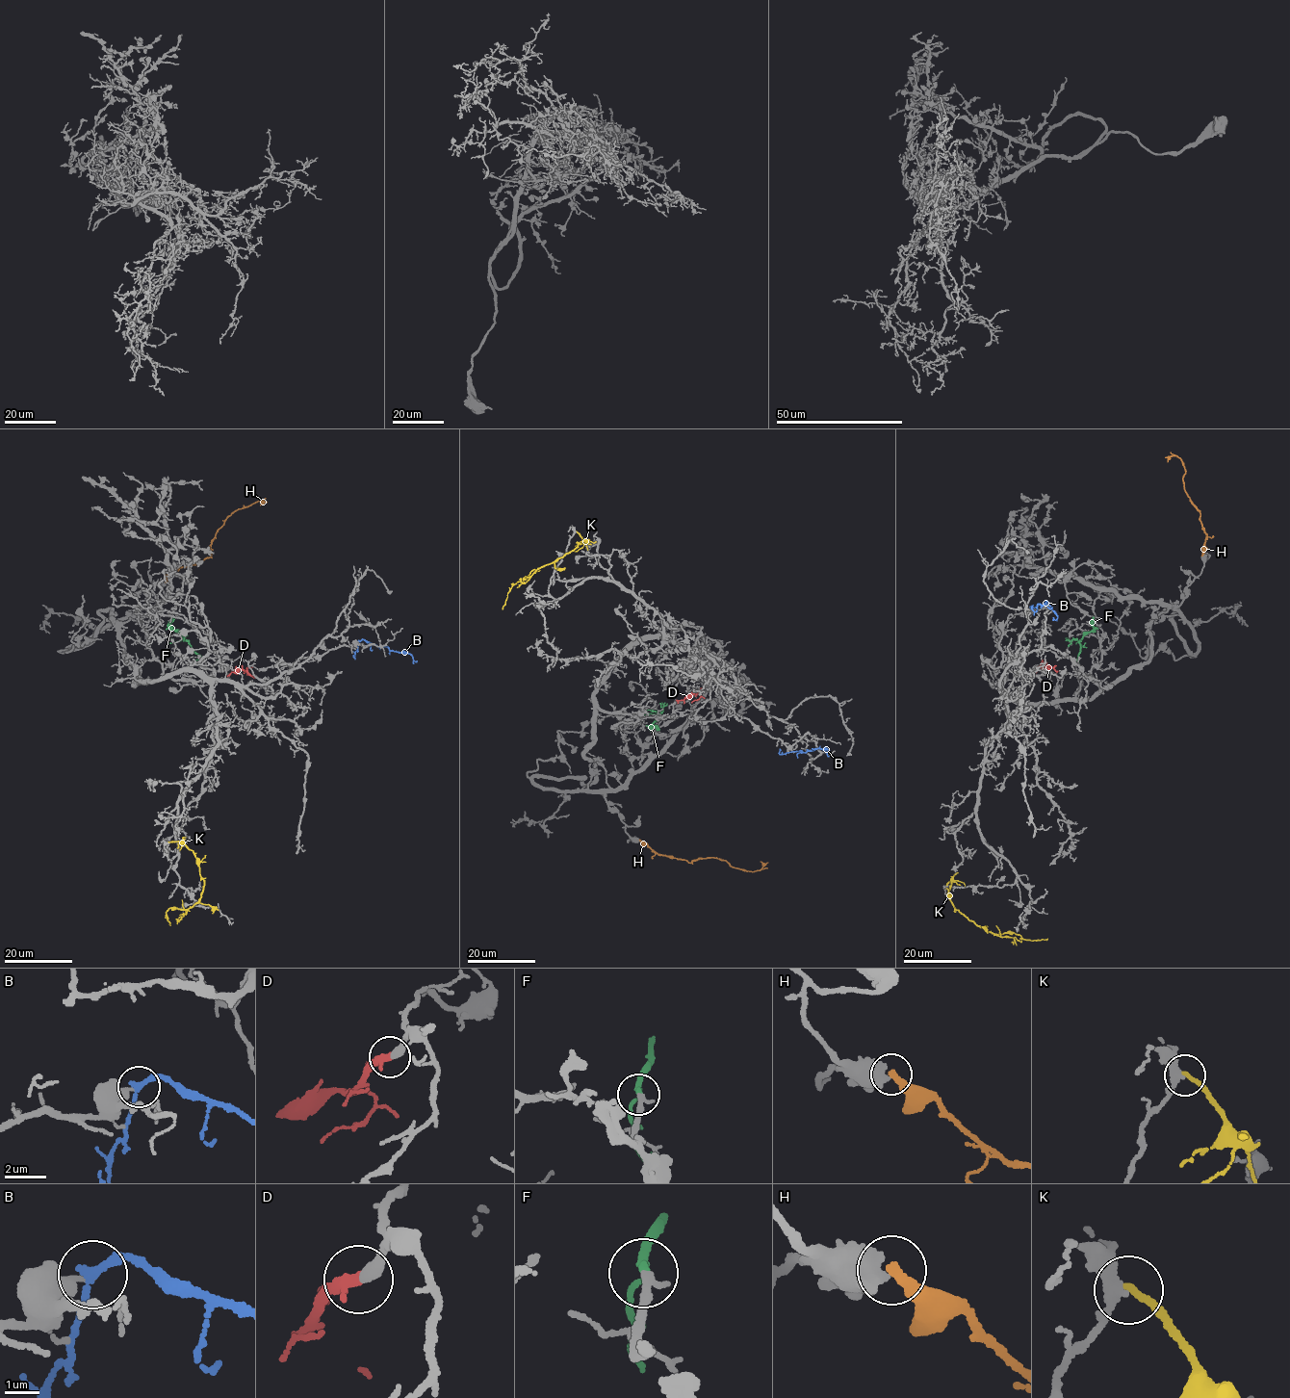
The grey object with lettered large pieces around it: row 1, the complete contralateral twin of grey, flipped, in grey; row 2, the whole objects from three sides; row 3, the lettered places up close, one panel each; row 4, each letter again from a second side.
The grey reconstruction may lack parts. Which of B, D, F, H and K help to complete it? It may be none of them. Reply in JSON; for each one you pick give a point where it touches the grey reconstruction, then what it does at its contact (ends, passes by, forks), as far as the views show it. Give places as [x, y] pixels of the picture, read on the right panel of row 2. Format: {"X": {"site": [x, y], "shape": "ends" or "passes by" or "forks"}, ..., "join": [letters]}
{"D": {"site": [1034, 671], "shape": "ends"}, "F": {"site": [1078, 657], "shape": "ends"}, "join": ["D", "F"]}

